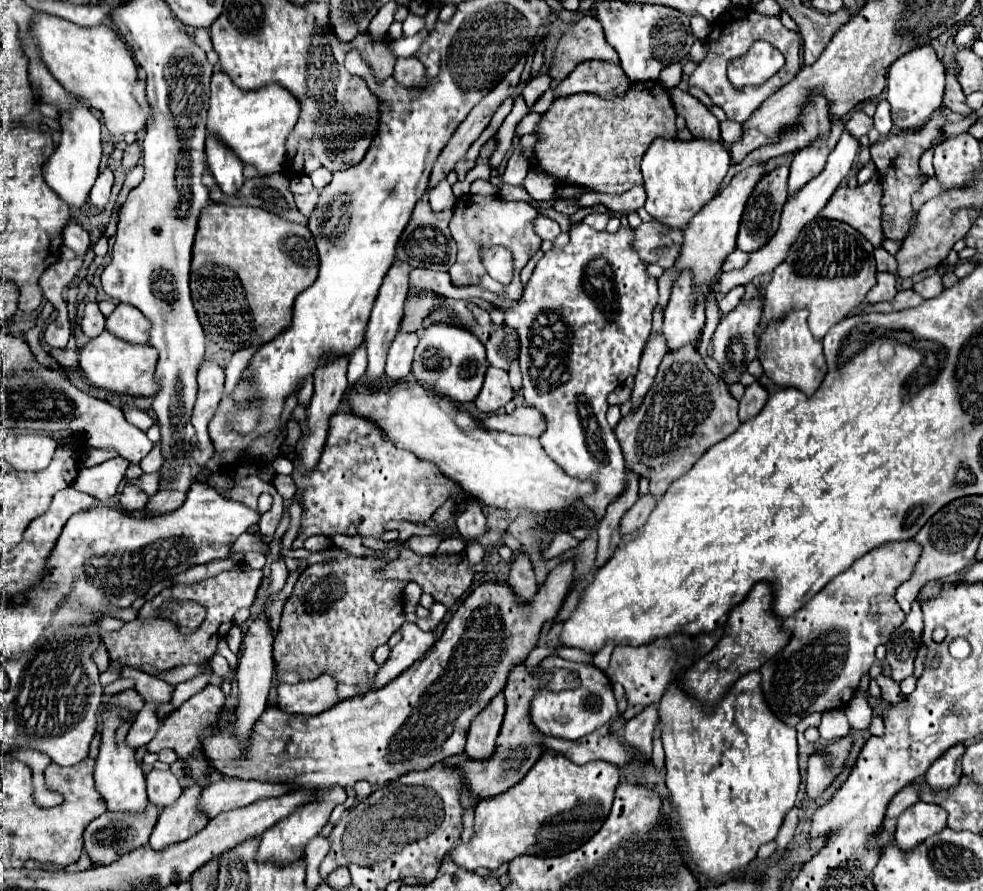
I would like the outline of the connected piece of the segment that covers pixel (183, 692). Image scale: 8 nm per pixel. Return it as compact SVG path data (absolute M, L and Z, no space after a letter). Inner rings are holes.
M204 673L204 675L200 675L200 677L194 677L194 679L186 681L186 683L176 685L176 687L174 687L174 693L172 693L172 701L170 701L172 707L178 709L184 701L188 701L194 693L202 691L206 685L208 685L208 673Z

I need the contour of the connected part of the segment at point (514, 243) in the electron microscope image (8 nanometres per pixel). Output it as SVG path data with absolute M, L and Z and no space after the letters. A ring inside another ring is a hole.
M464 195L454 205L454 215L450 219L450 233L458 245L458 257L456 263L448 269L452 283L456 287L476 285L482 289L492 291L494 295L506 295L508 299L520 299L522 297L522 283L520 283L520 271L528 263L528 259L538 251L542 239L534 233L534 219L538 211L528 201L504 201L500 195L480 197L480 195ZM482 245L502 245L512 253L514 261L514 277L512 283L502 285L494 281L482 259L480 259L480 247Z

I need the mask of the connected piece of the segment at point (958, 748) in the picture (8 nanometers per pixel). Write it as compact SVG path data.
M964 743L954 745L950 751L946 751L946 755L938 757L930 769L924 775L924 781L930 785L930 789L934 791L952 791L960 777L962 777L962 769L960 769L960 757L964 753Z

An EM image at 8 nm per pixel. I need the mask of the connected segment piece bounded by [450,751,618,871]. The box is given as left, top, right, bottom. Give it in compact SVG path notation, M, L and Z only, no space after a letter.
M544 751L538 763L518 785L496 797L486 797L476 805L474 835L468 843L450 851L452 861L466 871L478 867L498 869L520 855L554 857L582 847L606 821L614 791L618 785L618 767L606 761L574 765L554 751Z

